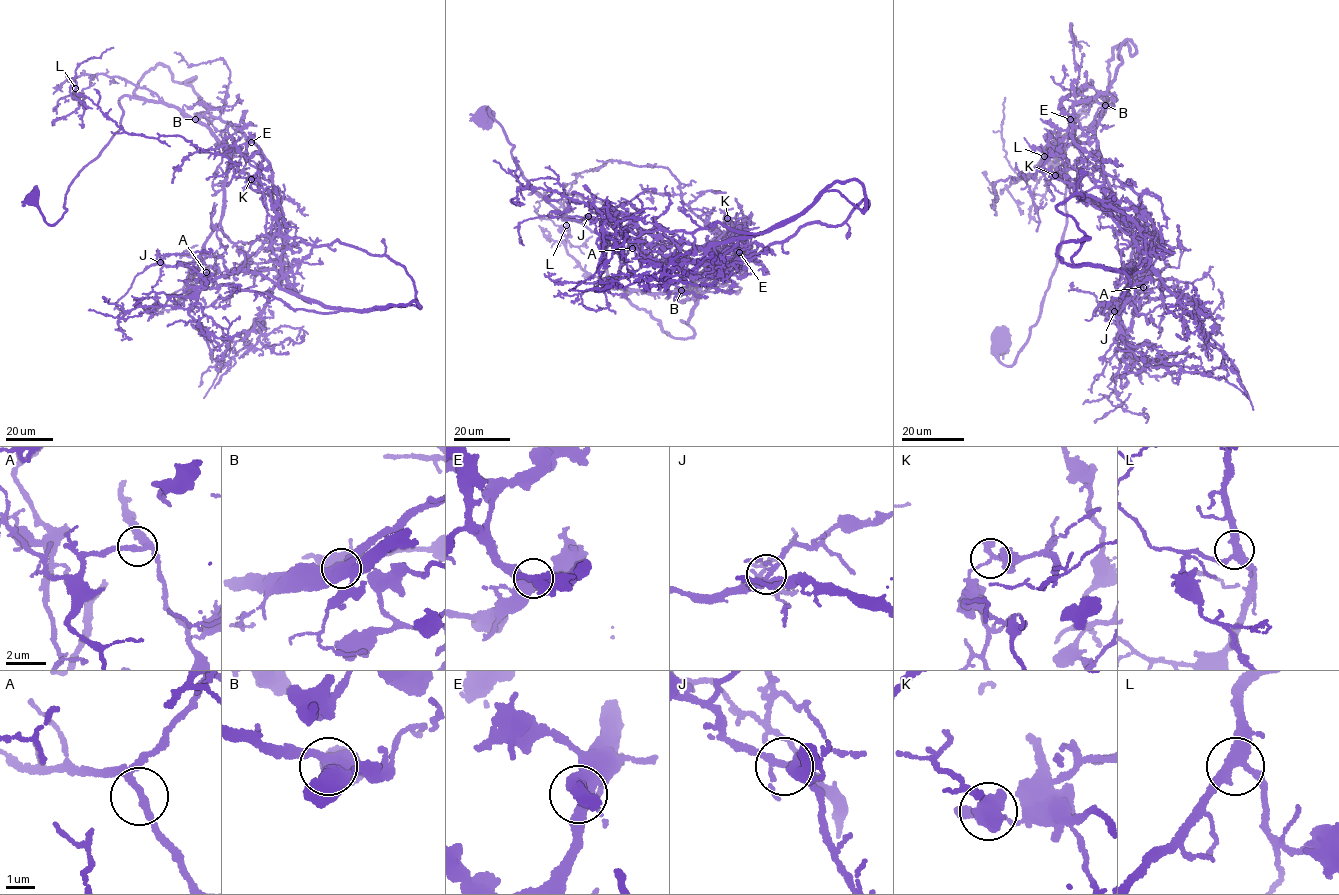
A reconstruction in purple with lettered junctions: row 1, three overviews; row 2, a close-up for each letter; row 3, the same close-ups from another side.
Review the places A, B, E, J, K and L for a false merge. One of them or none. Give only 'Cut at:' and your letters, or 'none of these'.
Cut at: K

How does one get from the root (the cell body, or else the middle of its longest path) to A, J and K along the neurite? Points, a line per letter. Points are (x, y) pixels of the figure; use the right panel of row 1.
A: (1000, 346), (1011, 365), (1036, 325), (1067, 223), (1065, 148), (1104, 99), (1094, 136), (1143, 287)
J: (1000, 346), (1011, 365), (1036, 325), (1067, 223), (1065, 148), (1104, 99), (1094, 136), (1133, 246), (1114, 311)
K: (1000, 346), (998, 360), (1011, 365), (1036, 325), (1067, 223), (1065, 148), (1104, 99), (1094, 152), (1055, 175)

